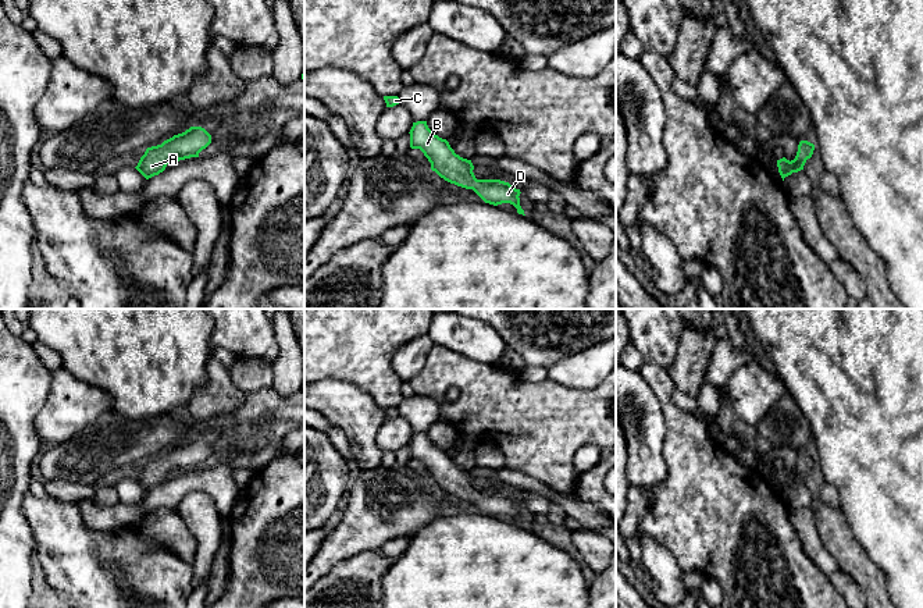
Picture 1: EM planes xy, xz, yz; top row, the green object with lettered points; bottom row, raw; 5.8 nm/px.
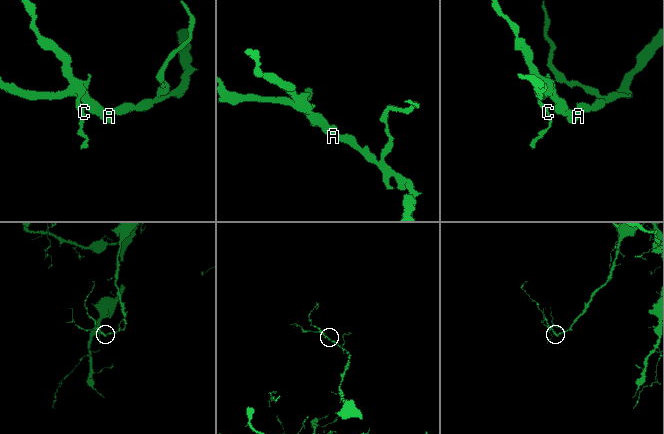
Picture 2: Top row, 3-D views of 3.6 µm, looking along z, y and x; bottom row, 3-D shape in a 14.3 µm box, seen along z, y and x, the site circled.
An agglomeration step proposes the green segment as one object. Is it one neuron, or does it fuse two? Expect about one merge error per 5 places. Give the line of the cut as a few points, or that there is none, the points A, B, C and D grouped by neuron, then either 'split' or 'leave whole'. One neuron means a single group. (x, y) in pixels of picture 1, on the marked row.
no cut | A B C D | leave whole

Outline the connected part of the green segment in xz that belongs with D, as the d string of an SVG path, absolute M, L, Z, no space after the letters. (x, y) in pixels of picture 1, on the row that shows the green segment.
M427 121L413 122L410 129L410 147L420 149L431 163L431 170L445 181L457 186L473 189L485 203L498 206L510 203L518 214L524 214L520 206L520 189L500 179L477 179L471 160L455 153L446 139L435 135Z

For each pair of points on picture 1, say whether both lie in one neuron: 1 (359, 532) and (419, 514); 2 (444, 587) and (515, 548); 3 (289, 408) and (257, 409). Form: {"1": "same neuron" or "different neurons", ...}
{"1": "same neuron", "2": "same neuron", "3": "same neuron"}

